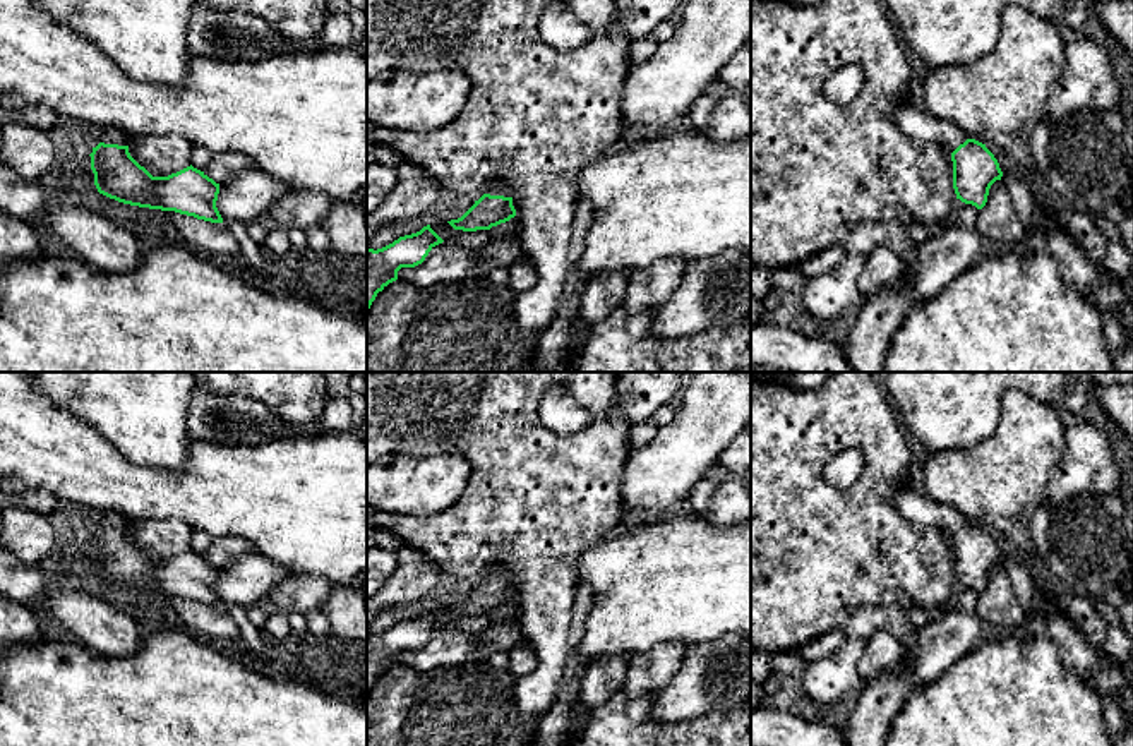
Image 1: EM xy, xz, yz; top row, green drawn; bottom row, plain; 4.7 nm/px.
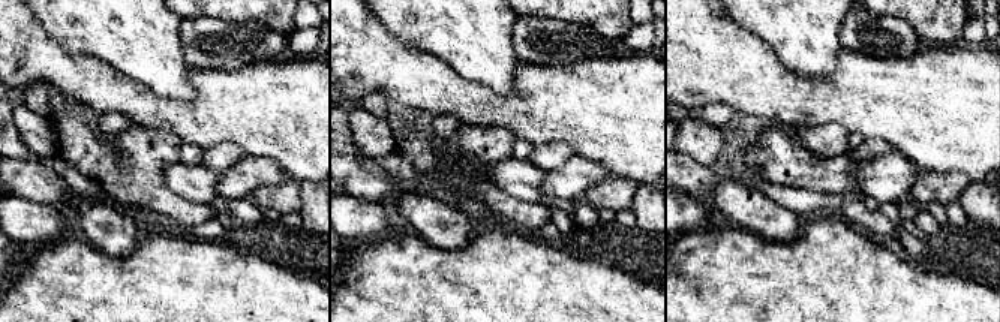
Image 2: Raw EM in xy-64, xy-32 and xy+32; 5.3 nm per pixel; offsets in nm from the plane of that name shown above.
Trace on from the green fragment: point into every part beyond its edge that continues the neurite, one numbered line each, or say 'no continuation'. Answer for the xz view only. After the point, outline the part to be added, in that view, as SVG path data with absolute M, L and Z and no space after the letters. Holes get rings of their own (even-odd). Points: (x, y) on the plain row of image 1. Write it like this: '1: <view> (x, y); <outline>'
1: xz (499, 571); M495 564L495 566L492 566L492 568L487 571L485 578L513 581L511 571L509 571L509 568L504 566L504 564Z

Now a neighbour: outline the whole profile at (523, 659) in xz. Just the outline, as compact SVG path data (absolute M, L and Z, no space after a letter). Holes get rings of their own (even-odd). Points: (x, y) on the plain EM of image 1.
M531 643L514 647L513 650L509 650L509 660L511 660L509 672L516 679L535 671L535 667L538 664L538 659L537 659L537 653L535 653Z

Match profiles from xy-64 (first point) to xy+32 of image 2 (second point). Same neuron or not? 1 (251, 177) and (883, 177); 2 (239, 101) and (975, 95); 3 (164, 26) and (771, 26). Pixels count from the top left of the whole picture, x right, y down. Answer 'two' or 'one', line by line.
1: one
2: one
3: one

